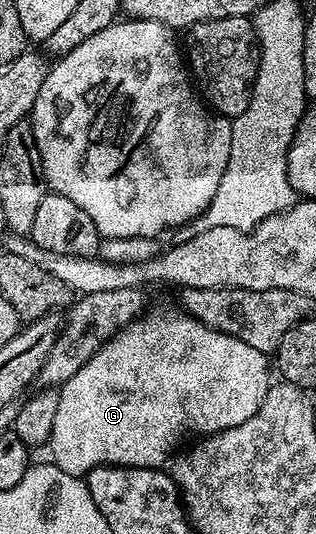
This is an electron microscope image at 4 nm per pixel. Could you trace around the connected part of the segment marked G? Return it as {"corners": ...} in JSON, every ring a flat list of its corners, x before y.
{"corners":[[183,309,177,311,156,311,153,315,146,316,145,314,143,317,133,319,128,326,120,328,95,355,88,358,88,363,82,365,78,373,74,373,64,383,59,384,58,409,54,409,54,429,50,440,50,448,52,447,50,459,57,467,61,467,66,473,81,477,87,476,88,472,95,467,155,467,160,469,169,462,173,452,181,446,179,445,180,439,192,434,196,434,196,437,217,435,219,431,240,425,242,421,246,421,258,411,258,405,262,405,270,386,269,356,265,352,254,349,238,337,215,331,213,327,207,327,205,323,198,321]]}

